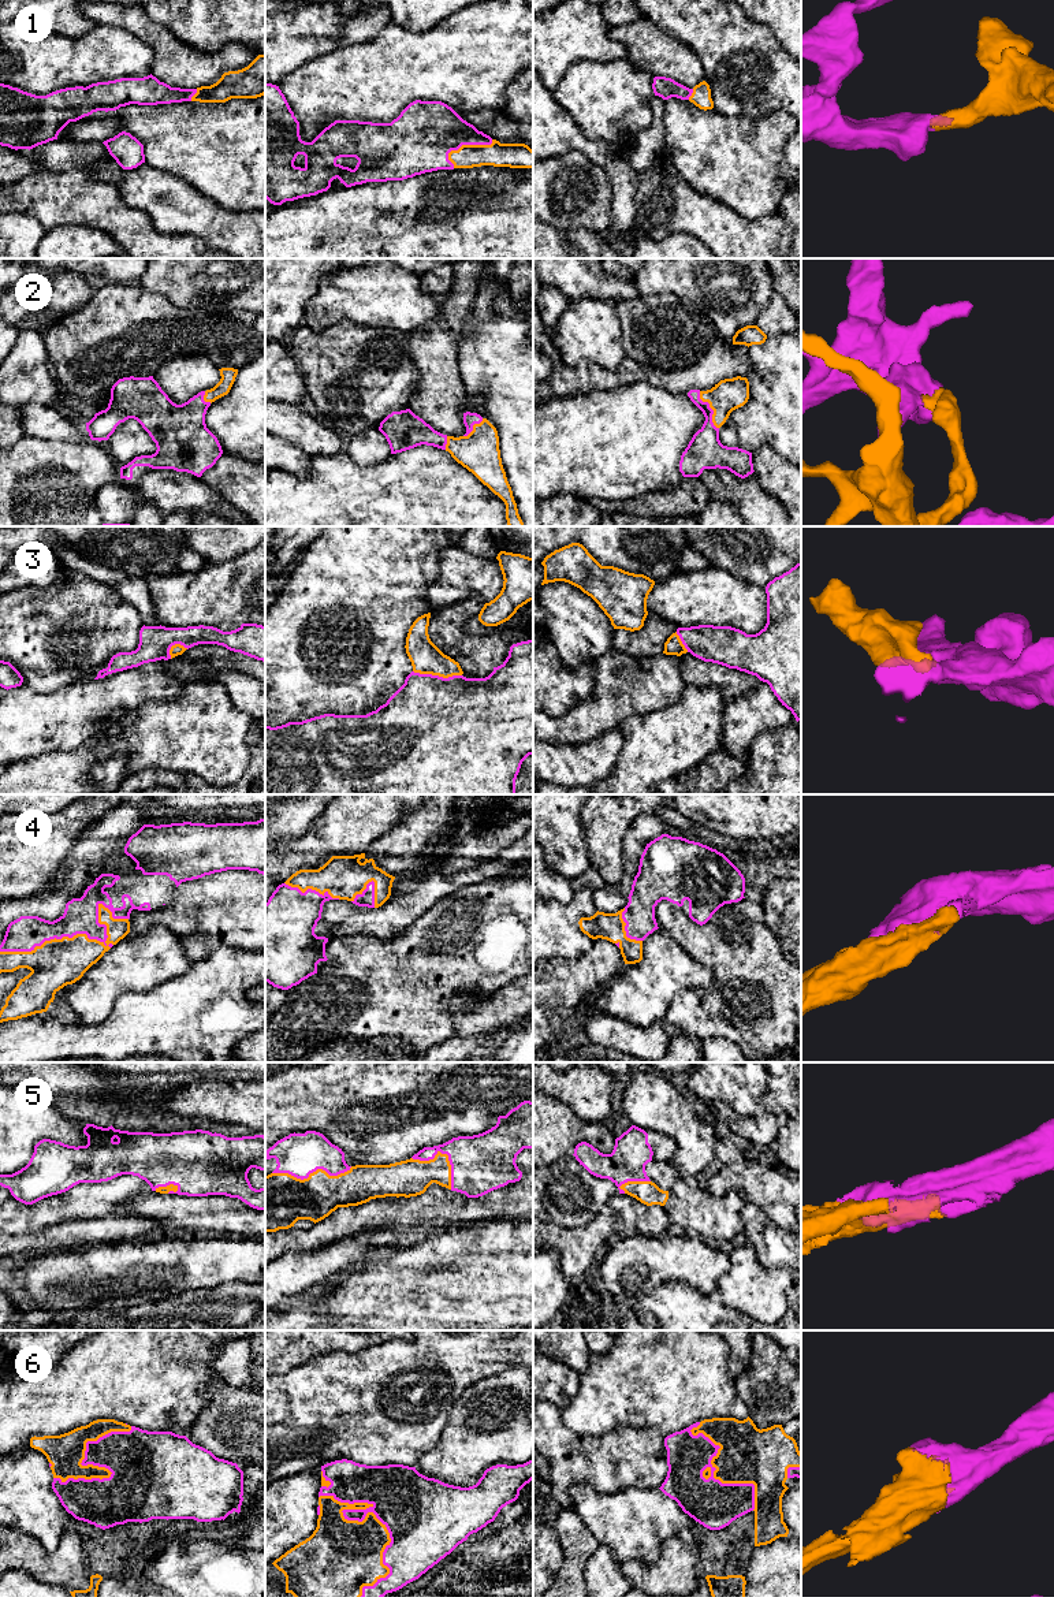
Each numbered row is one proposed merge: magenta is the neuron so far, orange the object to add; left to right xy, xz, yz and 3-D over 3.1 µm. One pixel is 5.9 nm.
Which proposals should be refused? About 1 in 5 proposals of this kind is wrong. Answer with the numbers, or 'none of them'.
none of them

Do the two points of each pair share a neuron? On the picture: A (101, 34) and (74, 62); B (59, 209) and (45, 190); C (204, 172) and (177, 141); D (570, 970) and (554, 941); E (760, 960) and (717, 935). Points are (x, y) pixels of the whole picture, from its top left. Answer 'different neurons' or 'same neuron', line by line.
A: same neuron
B: same neuron
C: same neuron
D: different neurons
E: same neuron

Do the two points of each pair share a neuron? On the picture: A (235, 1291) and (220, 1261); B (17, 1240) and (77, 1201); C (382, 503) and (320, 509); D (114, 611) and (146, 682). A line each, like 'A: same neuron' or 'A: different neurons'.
A: different neurons
B: different neurons
C: same neuron
D: different neurons

